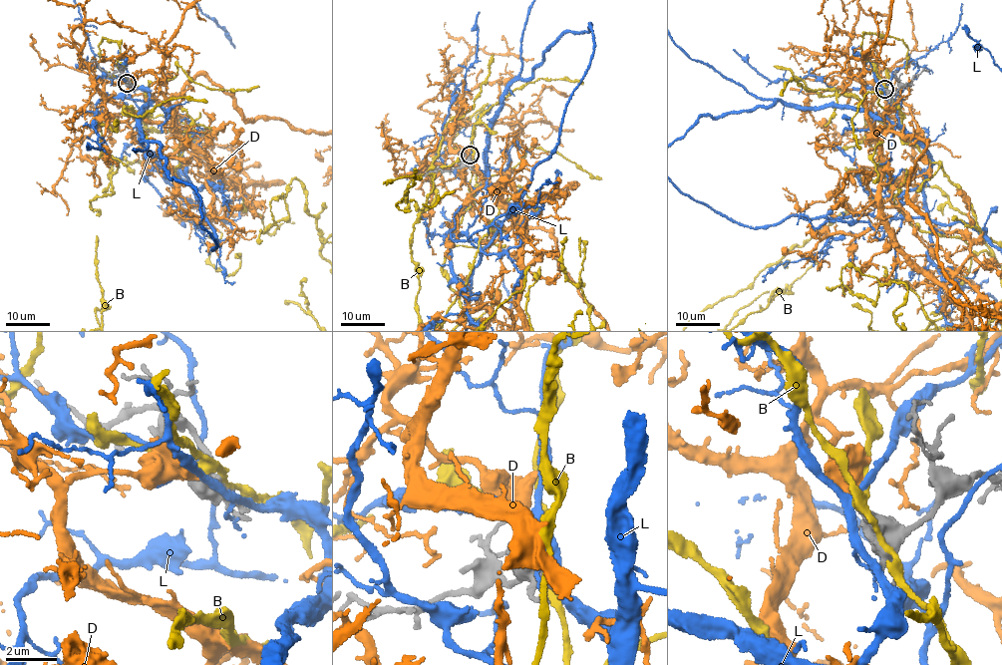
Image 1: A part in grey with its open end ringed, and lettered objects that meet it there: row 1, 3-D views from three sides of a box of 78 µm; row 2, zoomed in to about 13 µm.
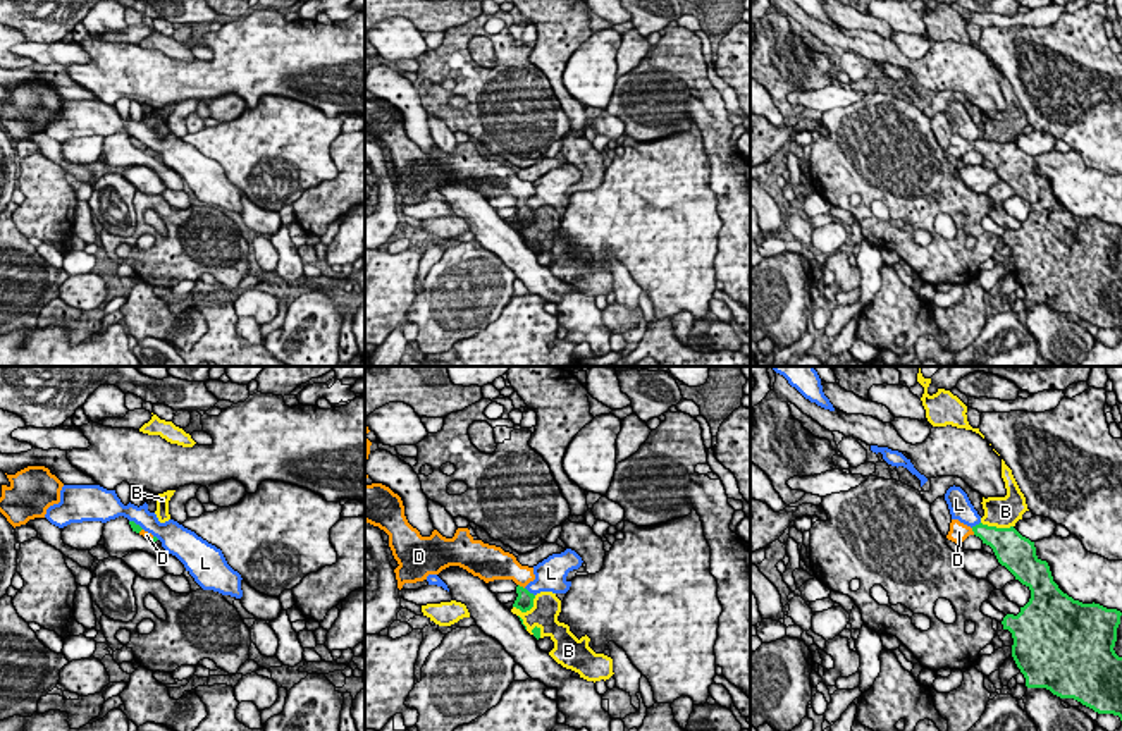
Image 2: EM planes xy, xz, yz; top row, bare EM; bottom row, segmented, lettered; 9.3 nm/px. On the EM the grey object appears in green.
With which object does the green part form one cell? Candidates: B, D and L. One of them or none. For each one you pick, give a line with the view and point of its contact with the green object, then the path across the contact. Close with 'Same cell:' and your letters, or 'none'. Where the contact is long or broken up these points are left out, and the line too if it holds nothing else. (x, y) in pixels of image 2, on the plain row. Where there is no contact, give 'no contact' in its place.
D: meets green in xz at (522, 202); runs through xz (525, 214), (522, 202), (505, 181)
Same cell: D

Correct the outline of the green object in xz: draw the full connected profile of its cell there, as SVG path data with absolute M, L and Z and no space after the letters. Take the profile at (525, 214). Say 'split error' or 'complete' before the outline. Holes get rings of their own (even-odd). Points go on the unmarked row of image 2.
split error; M365 100L365 136L389 150L389 162L399 179L394 184L399 205L404 198L423 196L428 189L459 181L485 198L513 194L518 200L513 222L521 227L533 222L535 210L525 203L535 194L533 182L521 181L501 162L475 155L468 143L458 143L453 153L442 151L437 144L430 151L422 151L408 138L401 112L389 101Z

